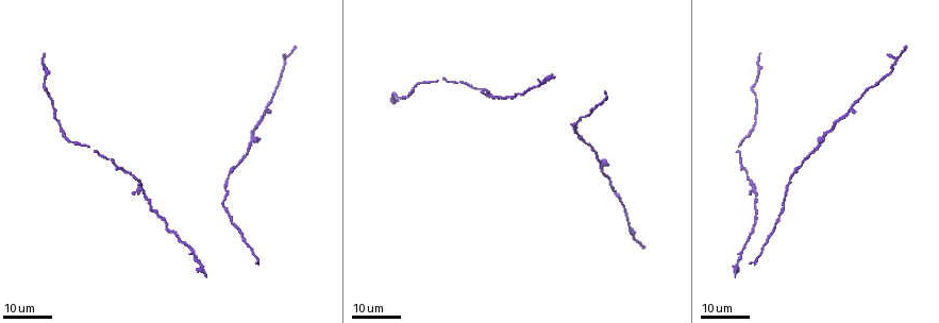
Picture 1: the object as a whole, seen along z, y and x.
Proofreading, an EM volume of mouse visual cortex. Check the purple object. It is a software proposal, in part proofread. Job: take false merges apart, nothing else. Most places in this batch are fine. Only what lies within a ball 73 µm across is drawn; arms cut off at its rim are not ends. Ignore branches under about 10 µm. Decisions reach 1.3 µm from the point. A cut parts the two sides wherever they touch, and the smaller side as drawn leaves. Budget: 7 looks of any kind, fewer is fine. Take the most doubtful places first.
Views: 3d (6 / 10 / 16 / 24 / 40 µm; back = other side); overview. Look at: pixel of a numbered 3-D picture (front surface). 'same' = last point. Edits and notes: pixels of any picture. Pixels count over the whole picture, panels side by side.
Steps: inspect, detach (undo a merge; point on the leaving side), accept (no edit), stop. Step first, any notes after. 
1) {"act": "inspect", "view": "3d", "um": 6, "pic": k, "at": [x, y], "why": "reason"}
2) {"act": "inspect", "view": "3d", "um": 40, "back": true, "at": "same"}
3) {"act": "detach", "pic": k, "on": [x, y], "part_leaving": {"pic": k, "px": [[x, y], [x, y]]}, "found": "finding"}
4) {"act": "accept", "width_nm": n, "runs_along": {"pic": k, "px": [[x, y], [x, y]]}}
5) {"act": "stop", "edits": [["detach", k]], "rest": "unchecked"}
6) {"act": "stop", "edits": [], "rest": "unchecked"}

{"act": "inspect", "view": "3d", "um": 24, "pic": 1, "at": [850, 111], "why": "side arm on a straight run"}

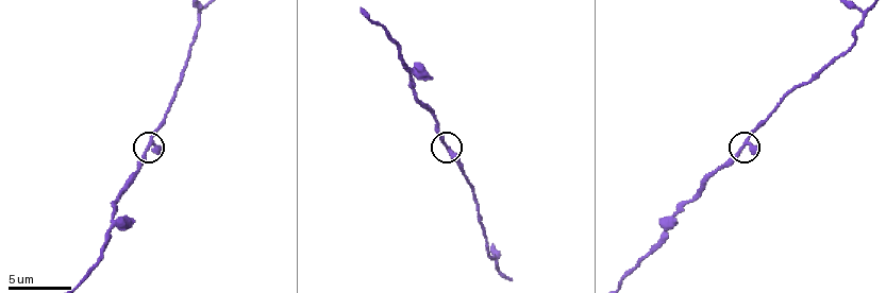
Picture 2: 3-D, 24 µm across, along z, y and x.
{"act": "inspect", "view": "3d", "um": 6, "pic": 2, "at": [148, 149]}

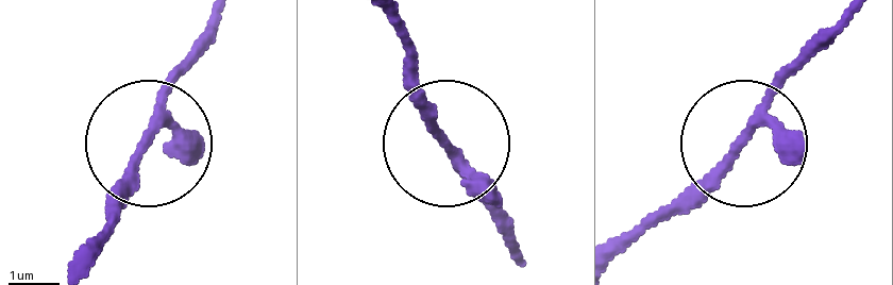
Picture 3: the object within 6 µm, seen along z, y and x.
{"act": "accept", "runs_along": {"pic": 3, "px": [[397, 19], [409, 96], [510, 218]]}, "found": "continuous, no second neuron"}

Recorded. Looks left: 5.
{"act": "inspect", "view": "3d", "um": 10, "pic": 2, "at": [413, 76], "why": "three arms meet"}

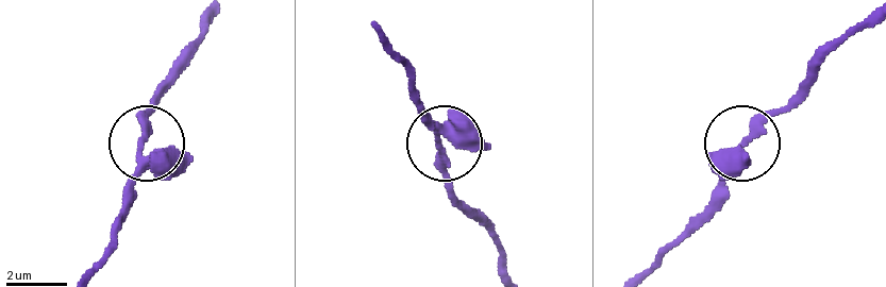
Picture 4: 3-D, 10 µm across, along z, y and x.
{"act": "accept", "runs_along": {"pic": 4, "px": [[92, 269], [110, 246], [152, 96]]}, "found": "all the same neuron"}

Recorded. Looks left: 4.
{"act": "inspect", "view": "3d", "um": 16, "pic": 1, "at": [740, 254], "why": "sudden change in width"}

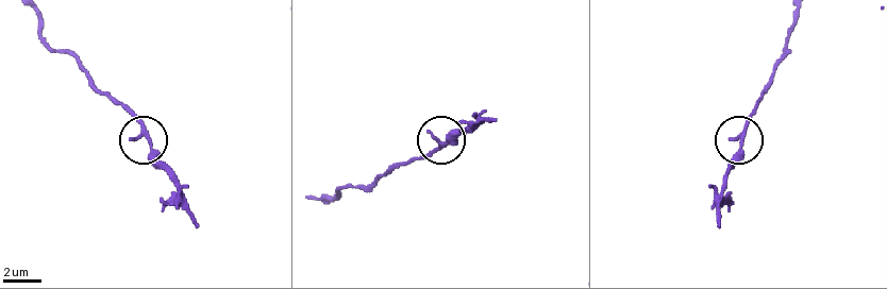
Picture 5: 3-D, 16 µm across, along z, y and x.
{"act": "inspect", "view": "3d", "um": 10, "pic": 5, "at": [445, 142]}

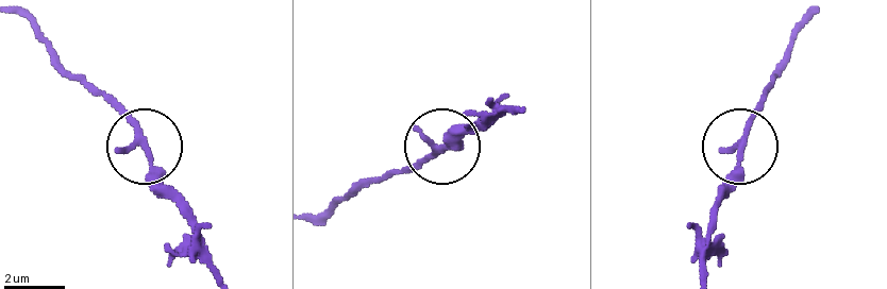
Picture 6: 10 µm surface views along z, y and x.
{"act": "accept", "runs_along": {"pic": 6, "px": [[221, 277], [196, 219], [140, 135], [82, 77]]}, "found": "one neuron here"}

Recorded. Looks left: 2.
{"act": "inspect", "view": "3d", "um": 24, "pic": 1, "at": [142, 193], "why": "thick turns thin"}

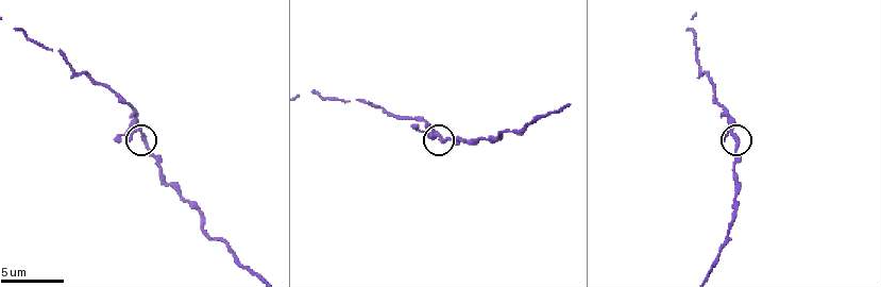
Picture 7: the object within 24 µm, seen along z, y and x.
{"act": "inspect", "view": "3d", "um": 6, "pic": 7, "at": [737, 135]}

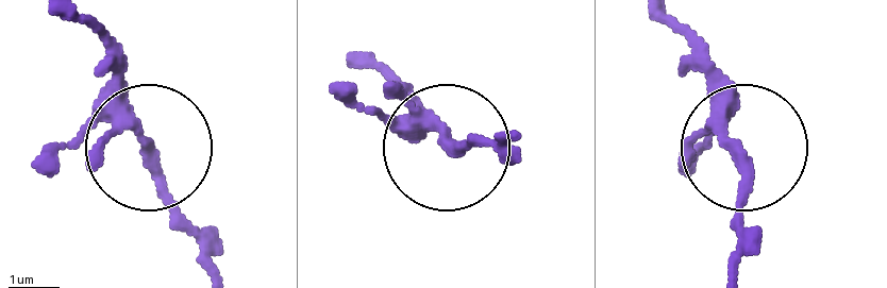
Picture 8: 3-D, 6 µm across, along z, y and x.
{"act": "accept", "runs_along": {"pic": 8, "px": [[730, 275], [742, 149], [670, 26]]}, "found": "continuous, no second neuron"}

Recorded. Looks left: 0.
{"act": "stop", "edits": [], "rest": "unchecked"}

